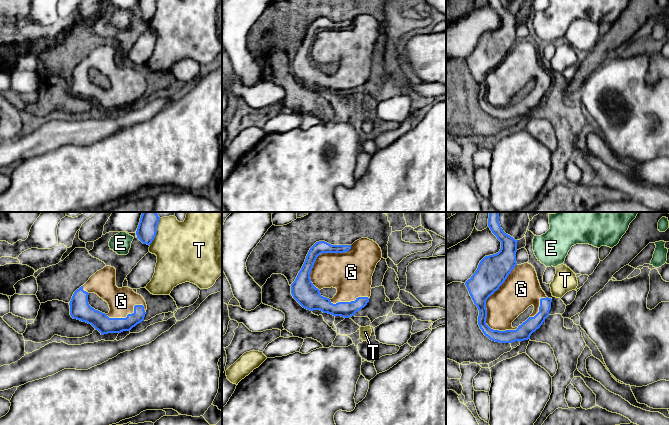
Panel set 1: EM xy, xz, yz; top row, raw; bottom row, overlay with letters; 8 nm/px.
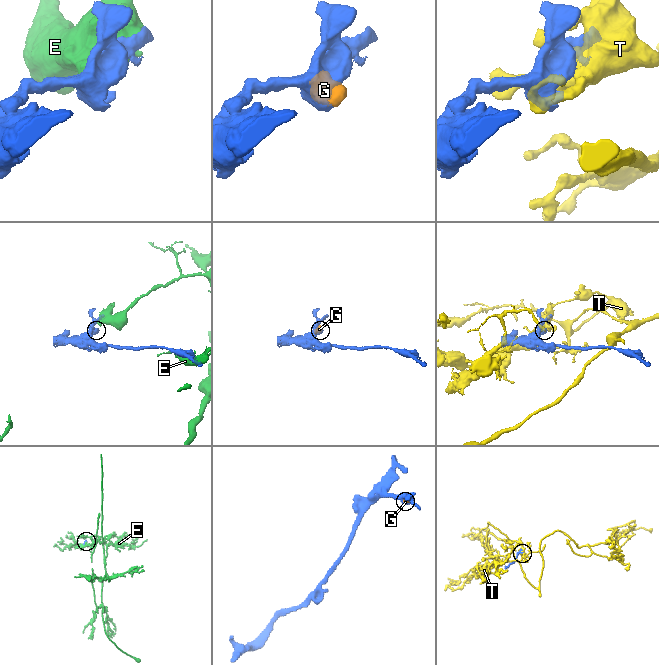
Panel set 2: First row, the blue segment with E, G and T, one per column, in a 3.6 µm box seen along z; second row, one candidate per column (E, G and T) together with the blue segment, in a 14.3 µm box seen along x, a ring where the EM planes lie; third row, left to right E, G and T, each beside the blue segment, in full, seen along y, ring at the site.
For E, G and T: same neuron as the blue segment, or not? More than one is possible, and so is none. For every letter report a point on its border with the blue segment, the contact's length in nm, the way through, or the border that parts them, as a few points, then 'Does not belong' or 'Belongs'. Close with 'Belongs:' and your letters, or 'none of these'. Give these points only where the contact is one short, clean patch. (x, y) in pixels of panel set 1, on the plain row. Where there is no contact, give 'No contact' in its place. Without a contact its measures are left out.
E: Touches blue at xy (137, 12). Shared border 30 nm. Does not belong
G: Touches blue at yz (489, 72). Shared border 550 nm. Belongs
T: Touches blue at xy (155, 11). Shared border 190 nm. Does not belong
Belongs: G

